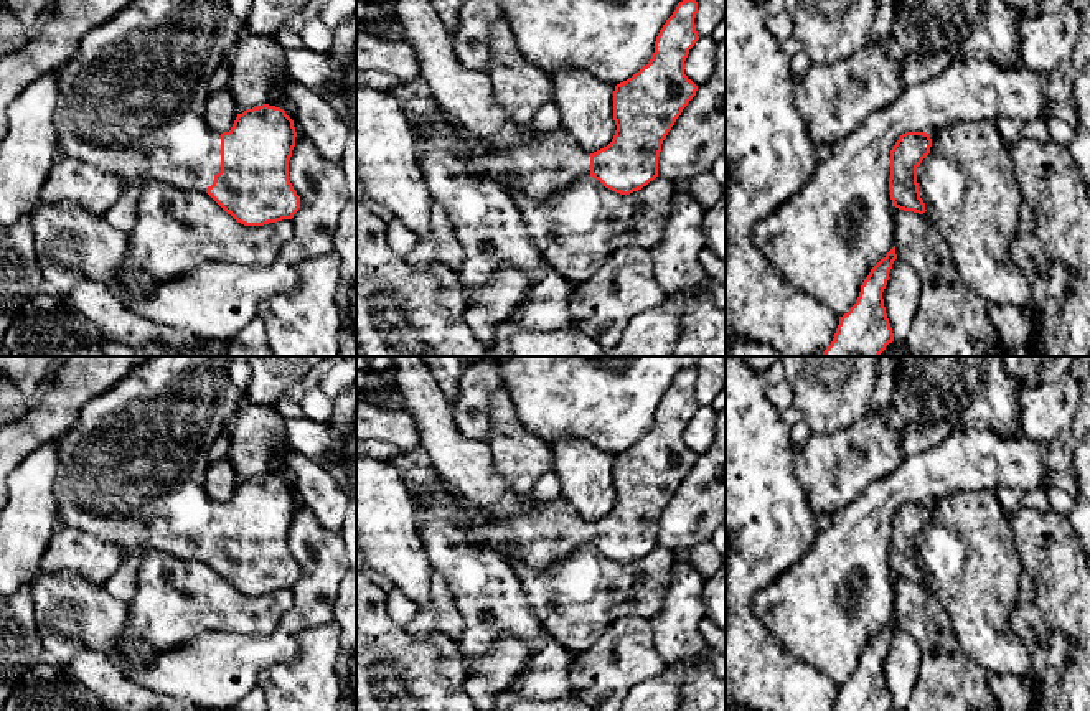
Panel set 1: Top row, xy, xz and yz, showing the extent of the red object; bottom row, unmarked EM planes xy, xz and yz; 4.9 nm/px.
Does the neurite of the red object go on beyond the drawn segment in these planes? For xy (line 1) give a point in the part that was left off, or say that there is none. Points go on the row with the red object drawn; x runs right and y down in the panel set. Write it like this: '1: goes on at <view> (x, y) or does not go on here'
1: goes on at xy (132, 99)

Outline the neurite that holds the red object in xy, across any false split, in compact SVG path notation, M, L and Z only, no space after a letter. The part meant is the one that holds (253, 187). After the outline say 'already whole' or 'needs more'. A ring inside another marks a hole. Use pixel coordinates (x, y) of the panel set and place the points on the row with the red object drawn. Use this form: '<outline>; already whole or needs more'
M132 0L110 20L89 30L76 54L56 71L59 155L115 173L127 183L147 177L180 190L200 190L244 226L292 219L300 208L289 180L297 132L285 111L269 104L246 109L223 134L214 132L204 119L208 82L231 53L236 35L237 20L229 0Z; needs more

